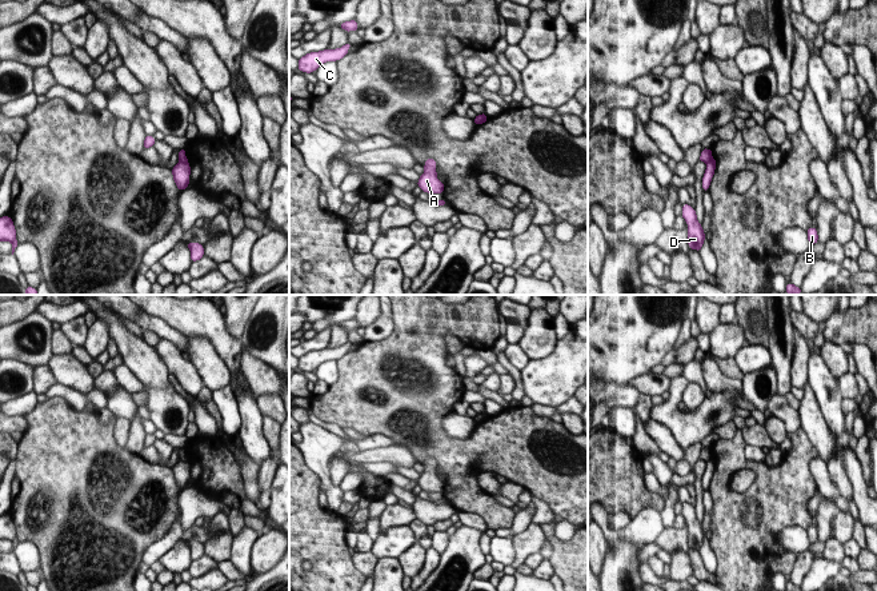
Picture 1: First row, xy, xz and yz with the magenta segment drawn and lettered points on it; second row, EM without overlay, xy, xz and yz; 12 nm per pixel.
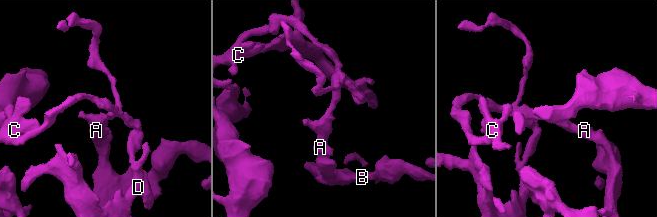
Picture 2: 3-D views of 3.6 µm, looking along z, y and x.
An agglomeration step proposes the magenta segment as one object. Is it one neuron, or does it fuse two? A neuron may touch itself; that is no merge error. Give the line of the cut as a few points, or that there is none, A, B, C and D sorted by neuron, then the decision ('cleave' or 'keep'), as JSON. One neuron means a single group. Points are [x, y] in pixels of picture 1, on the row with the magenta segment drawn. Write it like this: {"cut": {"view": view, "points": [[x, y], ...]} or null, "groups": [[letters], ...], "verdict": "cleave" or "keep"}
{"cut": {"view": "yz", "points": [[715, 159], [707, 164]]}, "groups": [["A", "B", "D"], ["C"]], "verdict": "cleave"}

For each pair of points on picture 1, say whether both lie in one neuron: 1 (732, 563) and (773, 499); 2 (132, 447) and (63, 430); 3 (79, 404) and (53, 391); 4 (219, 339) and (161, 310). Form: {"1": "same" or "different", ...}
{"1": "same", "2": "different", "3": "same", "4": "same"}

